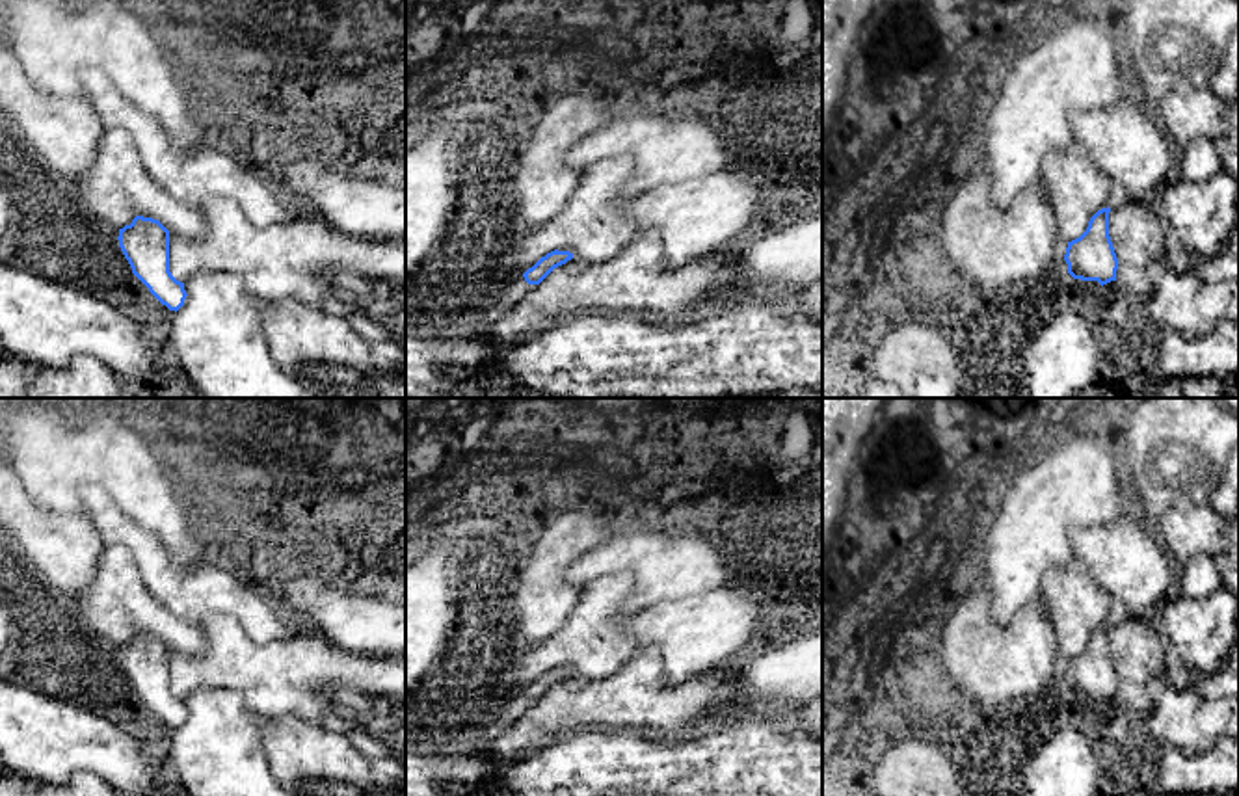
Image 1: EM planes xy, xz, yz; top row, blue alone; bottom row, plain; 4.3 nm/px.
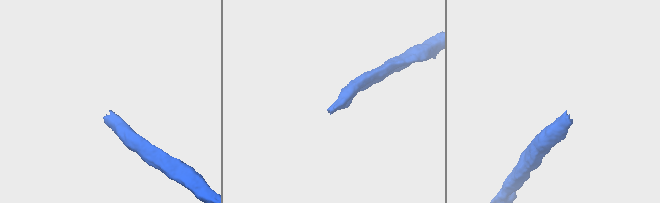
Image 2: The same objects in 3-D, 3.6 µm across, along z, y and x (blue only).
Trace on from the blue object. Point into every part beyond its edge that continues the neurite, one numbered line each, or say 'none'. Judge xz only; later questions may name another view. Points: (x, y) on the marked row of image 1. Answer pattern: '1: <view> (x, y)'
1: xz (518, 289)

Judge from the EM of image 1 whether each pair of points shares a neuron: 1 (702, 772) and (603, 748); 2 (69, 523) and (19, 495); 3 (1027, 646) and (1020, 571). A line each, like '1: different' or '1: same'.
1: same
2: same
3: different

